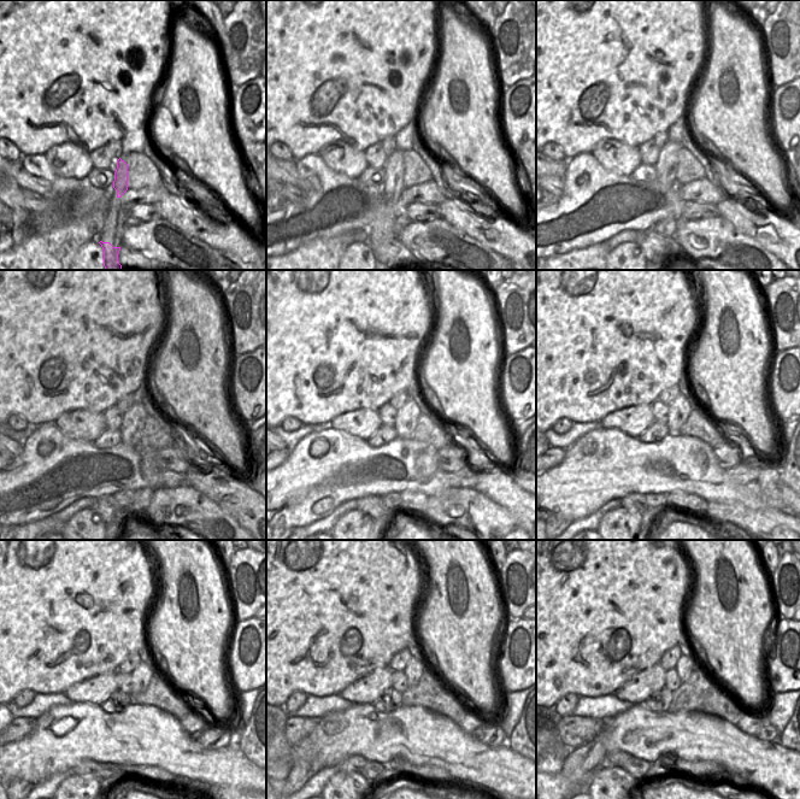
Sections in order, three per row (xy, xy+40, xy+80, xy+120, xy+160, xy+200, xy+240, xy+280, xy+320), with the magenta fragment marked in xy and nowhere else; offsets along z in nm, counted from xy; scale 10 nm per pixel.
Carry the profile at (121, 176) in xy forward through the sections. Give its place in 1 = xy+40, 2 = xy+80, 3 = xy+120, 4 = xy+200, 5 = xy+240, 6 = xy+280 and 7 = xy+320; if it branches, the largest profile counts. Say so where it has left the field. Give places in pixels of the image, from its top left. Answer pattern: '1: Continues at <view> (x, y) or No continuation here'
1: Continues at xy+40 (394, 166)
2: Continues at xy+80 (666, 165)
3: Continues at xy+120 (133, 424)
4: Continues at xy+200 (680, 409)
5: Continues at xy+240 (141, 676)
6: Continues at xy+280 (415, 668)
7: Continues at xy+320 (686, 664).

